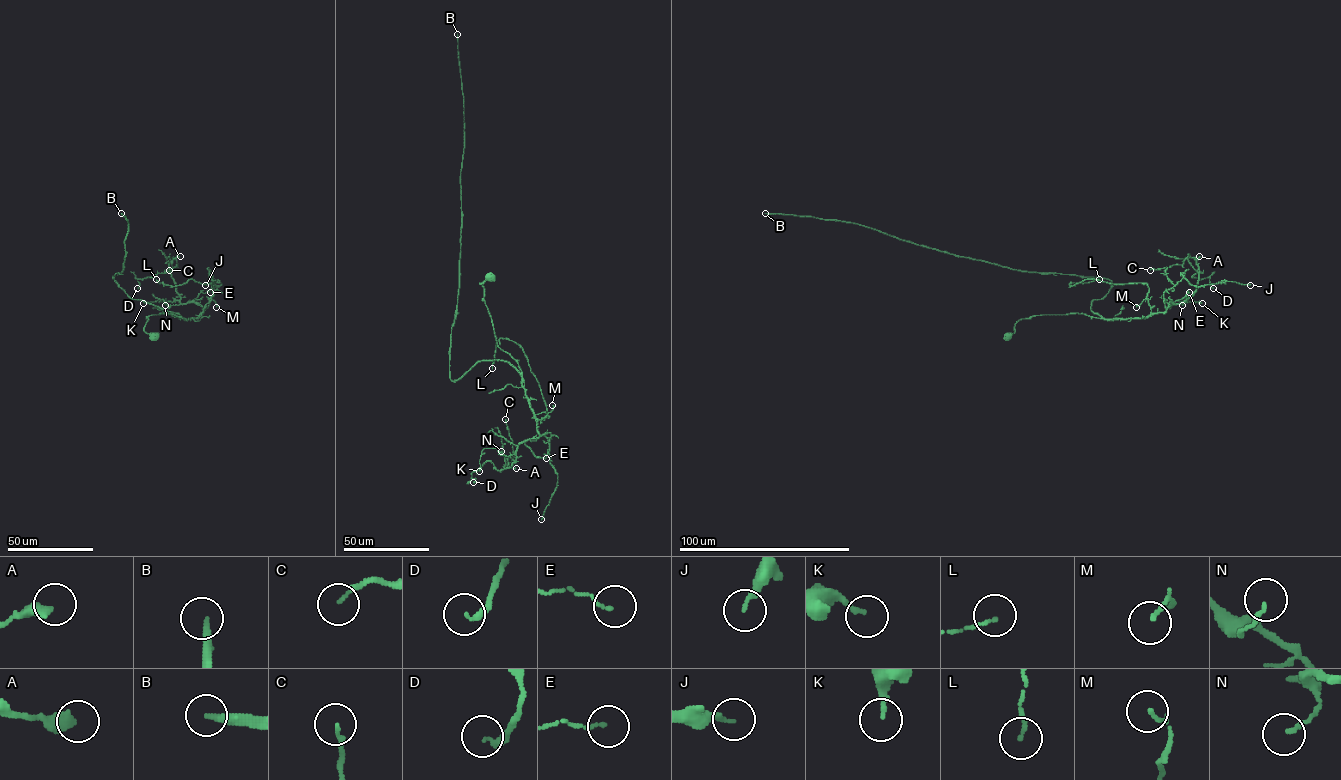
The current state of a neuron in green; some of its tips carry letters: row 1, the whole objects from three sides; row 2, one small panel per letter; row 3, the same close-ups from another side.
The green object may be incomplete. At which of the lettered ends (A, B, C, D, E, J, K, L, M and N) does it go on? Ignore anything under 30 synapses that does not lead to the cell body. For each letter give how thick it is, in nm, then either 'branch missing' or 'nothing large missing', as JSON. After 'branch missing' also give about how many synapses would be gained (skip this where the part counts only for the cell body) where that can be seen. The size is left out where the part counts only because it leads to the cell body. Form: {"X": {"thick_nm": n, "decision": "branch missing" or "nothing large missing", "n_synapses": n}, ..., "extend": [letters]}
{"A": {"thick_nm": 440, "decision": "nothing large missing"}, "B": {"thick_nm": 280, "decision": "branch missing", "n_synapses": 300}, "C": {"thick_nm": 140, "decision": "nothing large missing"}, "D": {"thick_nm": 200, "decision": "nothing large missing"}, "E": {"thick_nm": 100, "decision": "nothing large missing"}, "J": {"thick_nm": 190, "decision": "nothing large missing"}, "K": {"thick_nm": 170, "decision": "nothing large missing"}, "L": {"thick_nm": 120, "decision": "nothing large missing"}, "M": {"thick_nm": 90, "decision": "nothing large missing"}, "N": {"thick_nm": 140, "decision": "nothing large missing"}, "extend": ["B"]}

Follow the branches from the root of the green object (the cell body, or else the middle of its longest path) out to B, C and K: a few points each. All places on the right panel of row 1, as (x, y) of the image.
B: (1006, 335), (1019, 320), (1038, 315), (1106, 319), (1091, 303), (1112, 282), (1012, 270), (853, 223), (765, 213)
C: (1006, 335), (1019, 320), (1042, 315), (1142, 318), (1196, 290), (1198, 273), (1187, 258), (1150, 270)
K: (1006, 335), (1019, 320), (1038, 315), (1142, 318), (1163, 313), (1170, 302), (1202, 303)

